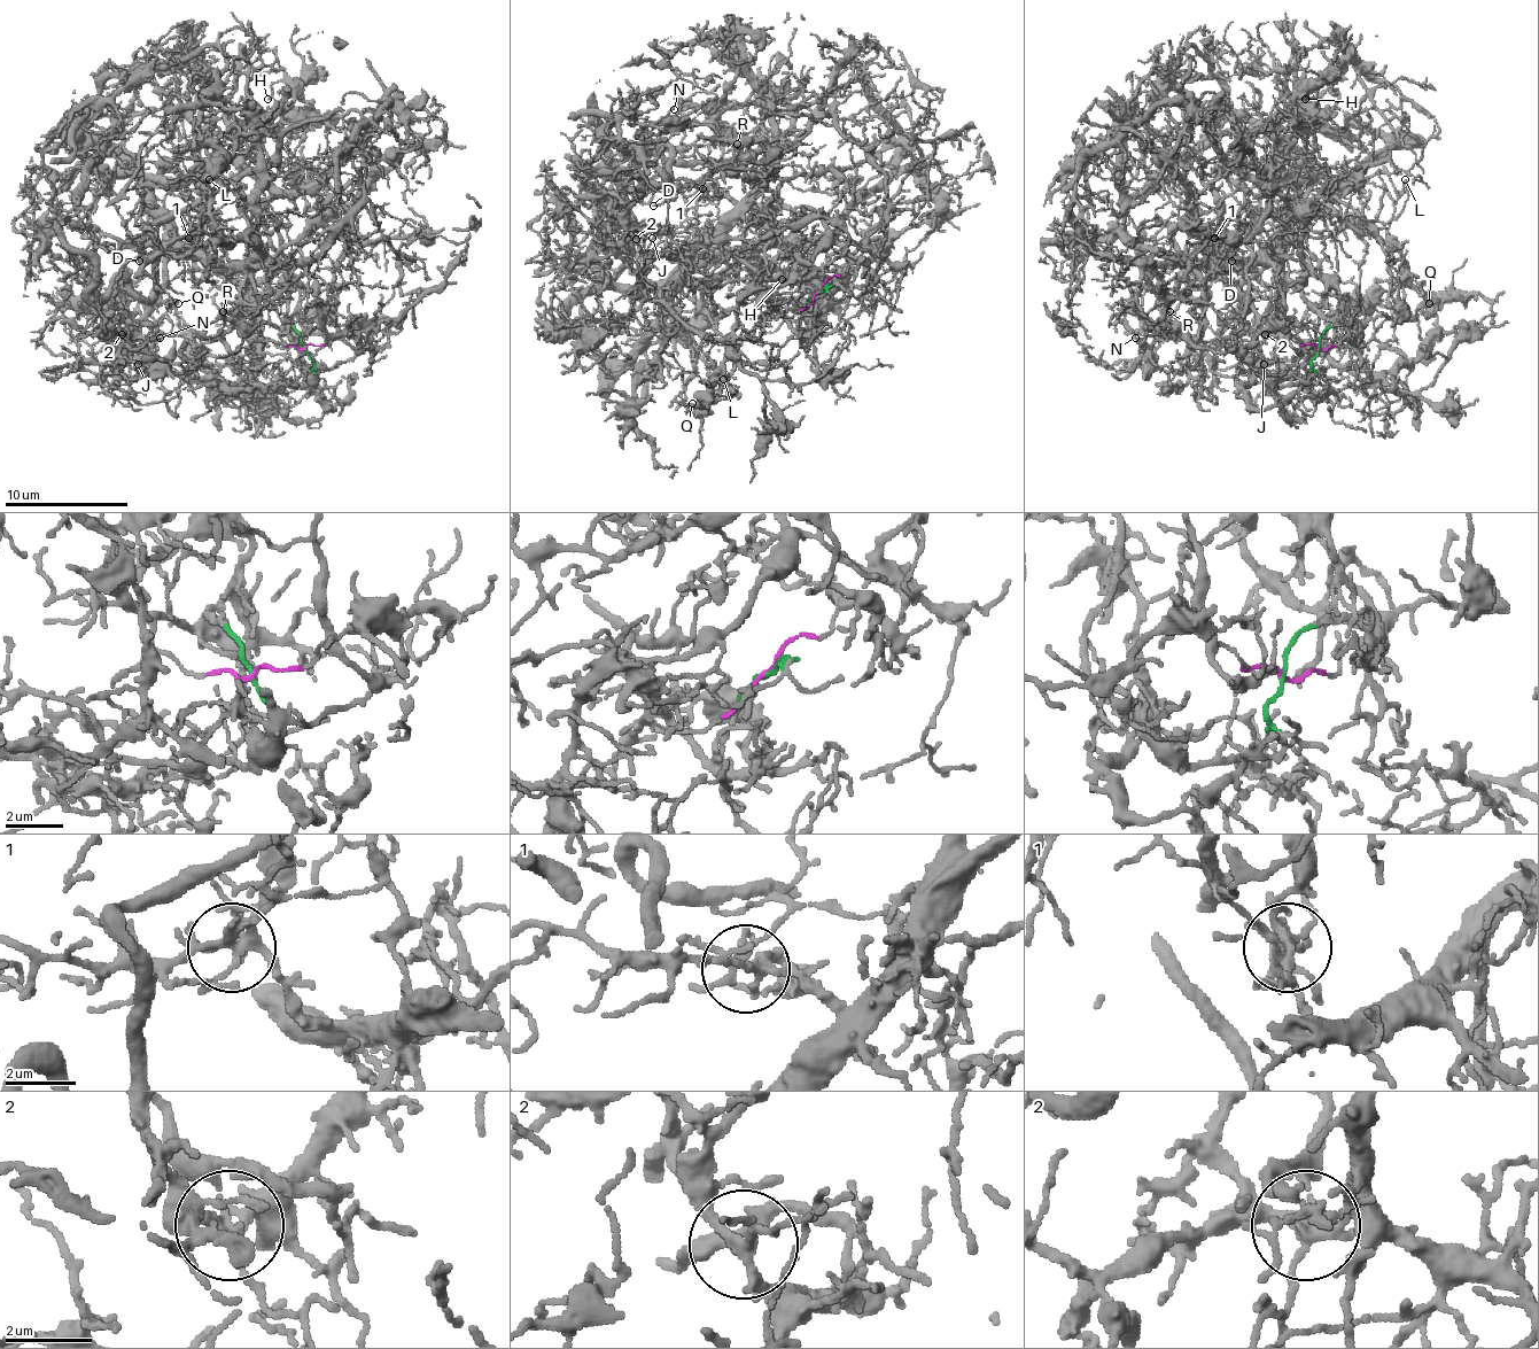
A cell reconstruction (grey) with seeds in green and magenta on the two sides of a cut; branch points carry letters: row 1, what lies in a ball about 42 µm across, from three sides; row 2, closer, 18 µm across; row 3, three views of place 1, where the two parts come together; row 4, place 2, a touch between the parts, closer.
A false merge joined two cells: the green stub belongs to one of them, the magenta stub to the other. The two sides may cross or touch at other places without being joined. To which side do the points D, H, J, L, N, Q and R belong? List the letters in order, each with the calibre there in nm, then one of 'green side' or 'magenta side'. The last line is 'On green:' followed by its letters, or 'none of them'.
D: 150 nm | green side
H: 130 nm | green side
J: 150 nm | green side
L: 120 nm | green side
N: 140 nm | green side
Q: 180 nm | green side
R: 180 nm | green side
On green: D, H, J, L, N, Q, R

